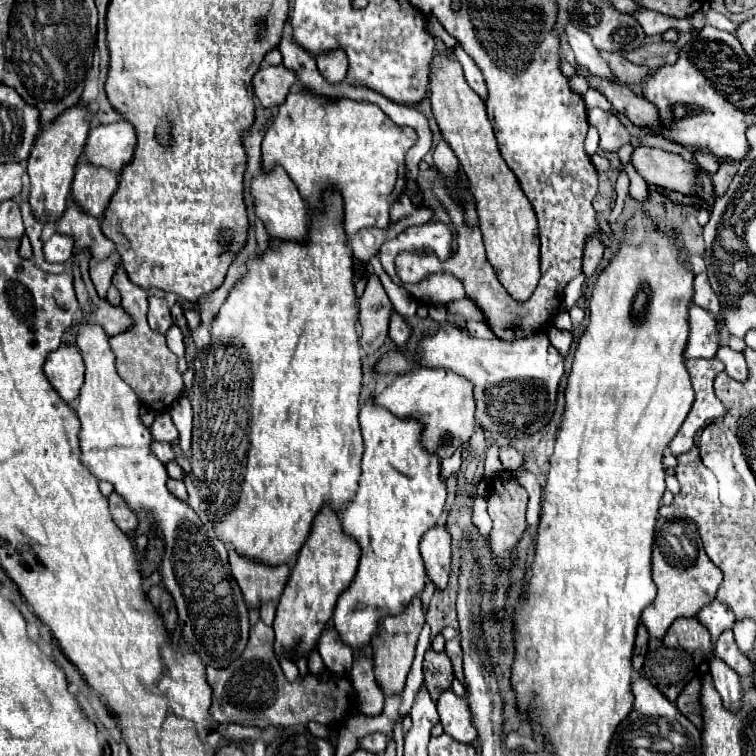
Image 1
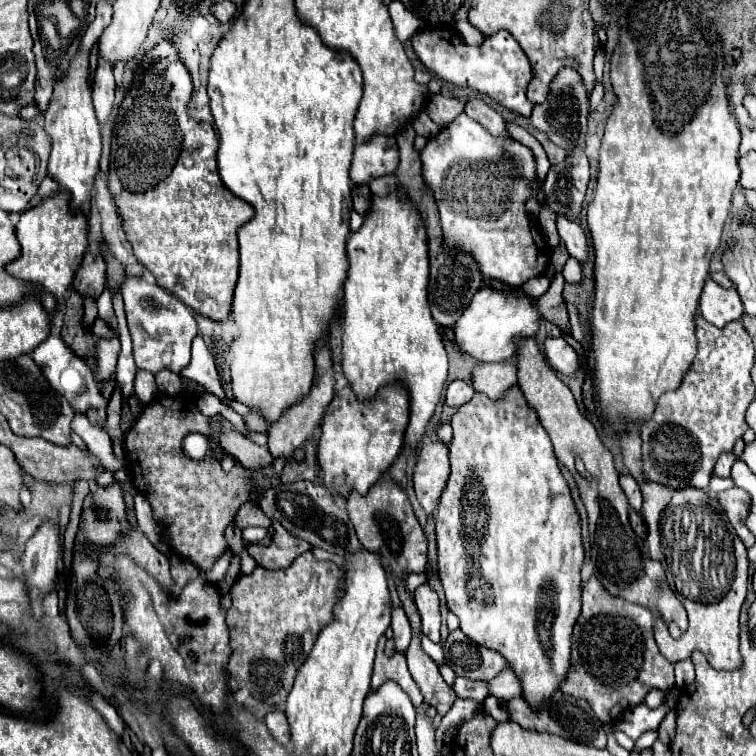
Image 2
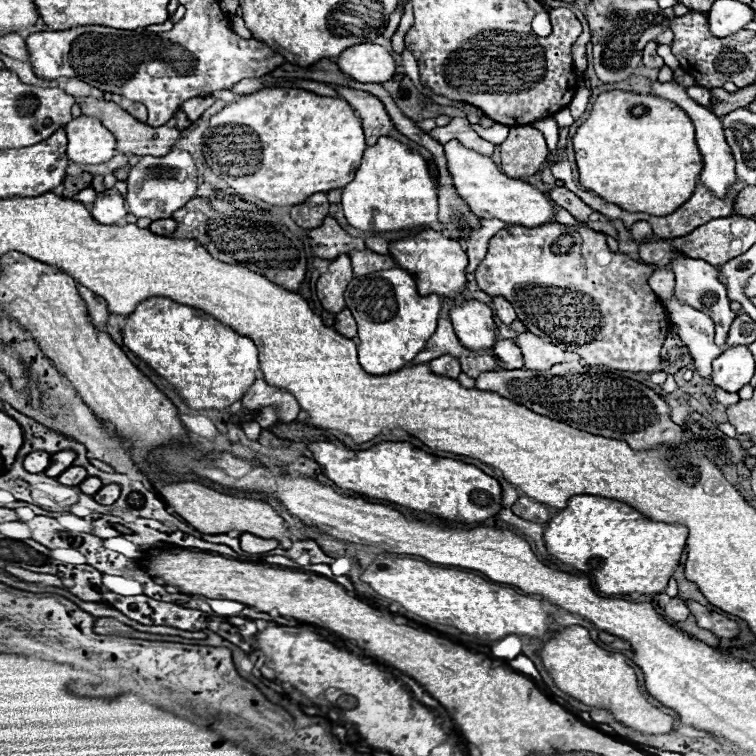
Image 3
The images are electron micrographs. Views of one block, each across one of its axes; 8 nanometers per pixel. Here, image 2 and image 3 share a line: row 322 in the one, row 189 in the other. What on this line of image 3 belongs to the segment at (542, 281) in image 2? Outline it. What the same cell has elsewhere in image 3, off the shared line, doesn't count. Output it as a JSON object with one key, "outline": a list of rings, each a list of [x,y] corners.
{"outline":[[[456,138],[444,144],[444,154],[448,160],[448,172],[454,180],[458,194],[468,202],[470,210],[478,218],[498,218],[508,224],[522,224],[526,228],[536,228],[546,222],[554,222],[554,206],[546,200],[544,192],[530,186],[524,180],[508,178],[494,164],[492,156],[482,156],[476,150],[462,146]]]}

